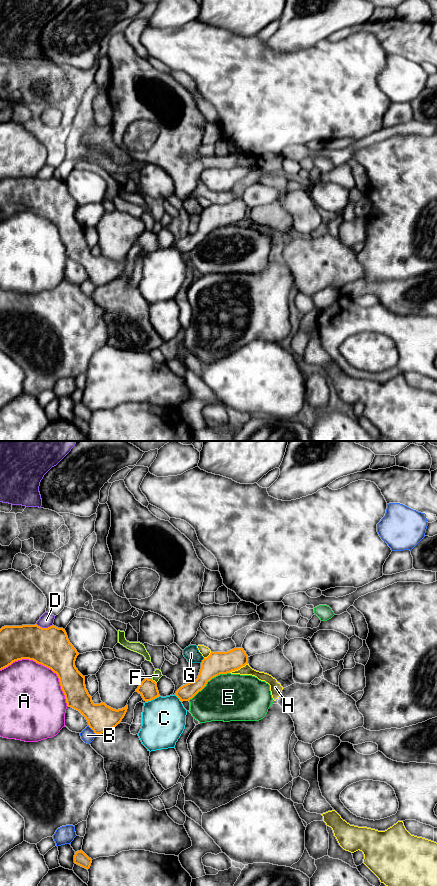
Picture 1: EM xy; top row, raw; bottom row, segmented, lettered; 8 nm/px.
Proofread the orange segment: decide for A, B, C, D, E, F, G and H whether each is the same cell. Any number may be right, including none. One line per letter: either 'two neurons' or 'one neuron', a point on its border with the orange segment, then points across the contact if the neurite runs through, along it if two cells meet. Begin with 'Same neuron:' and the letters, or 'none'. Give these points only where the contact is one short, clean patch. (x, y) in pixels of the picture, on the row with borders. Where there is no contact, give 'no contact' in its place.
Same neuron: none
A: two neurons; meets orange in xy at (44, 665)
B: two neurons; meets orange in xy at (92, 729)
C: two neurons; meets orange in xy at (152, 699)
D: two neurons; meets orange in xy at (44, 628)
E: two neurons; meets orange in xy at (208, 680)
F: two neurons; meets orange in xy at (154, 681); border along xy (151, 679), (156, 683)
G: two neurons; meets orange in xy at (202, 660); border along xy (204, 658), (200, 662)
H: two neurons; meets orange in xy at (238, 668); border along xy (247, 663), (229, 672)

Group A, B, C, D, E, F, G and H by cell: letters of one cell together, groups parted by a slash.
A / B / C / D / E / F G / H

